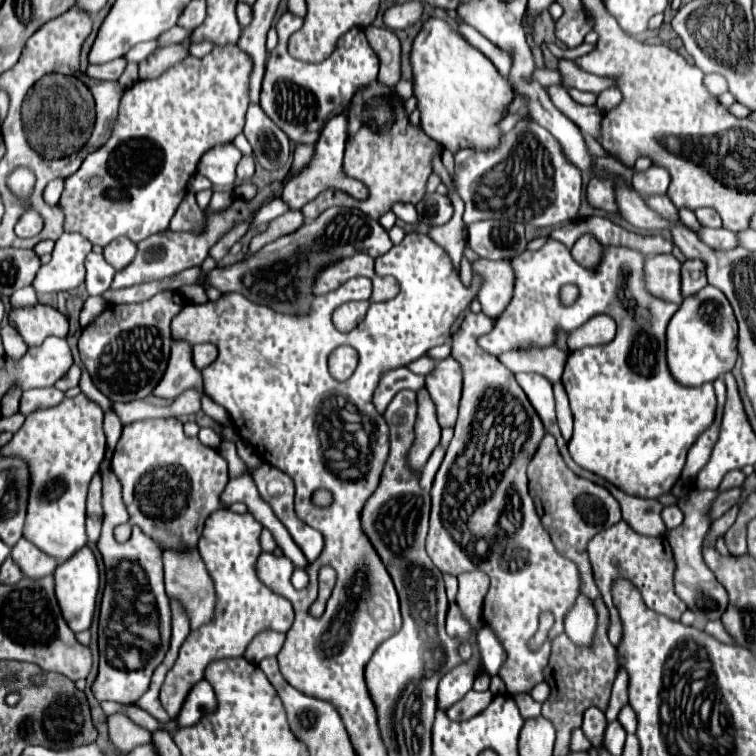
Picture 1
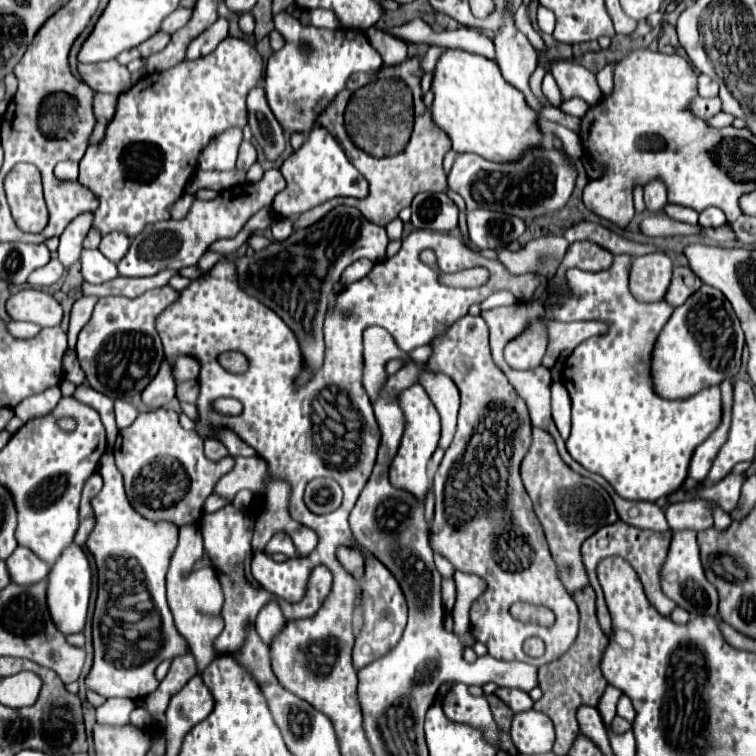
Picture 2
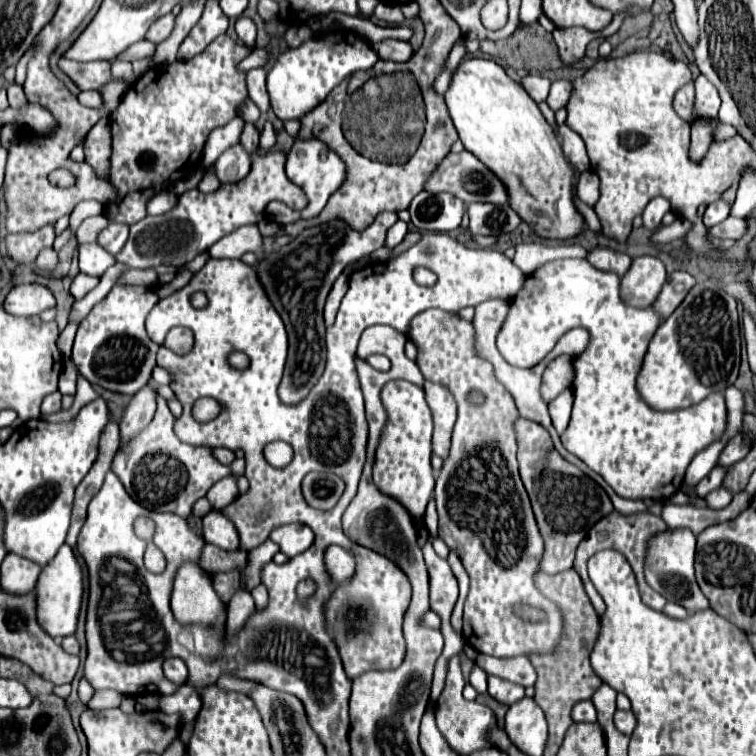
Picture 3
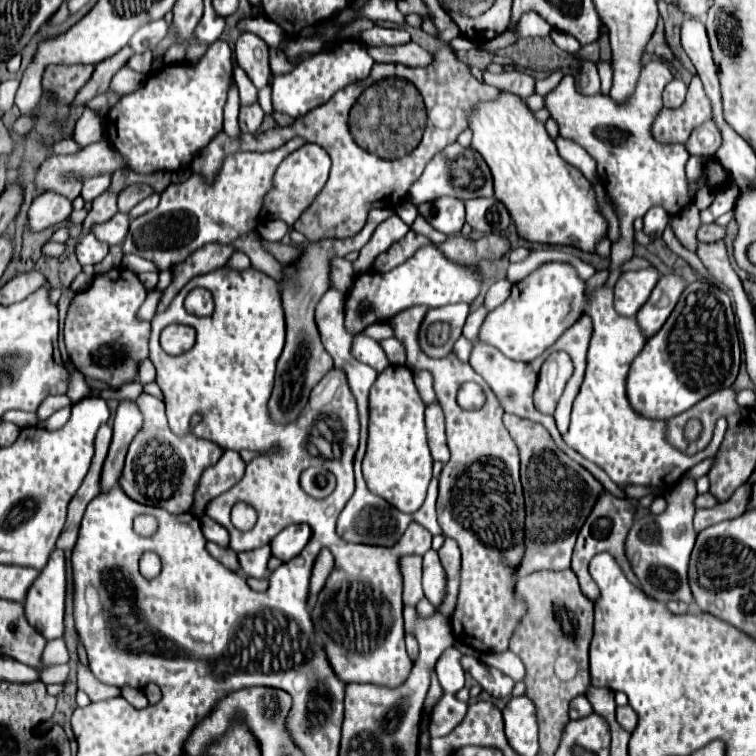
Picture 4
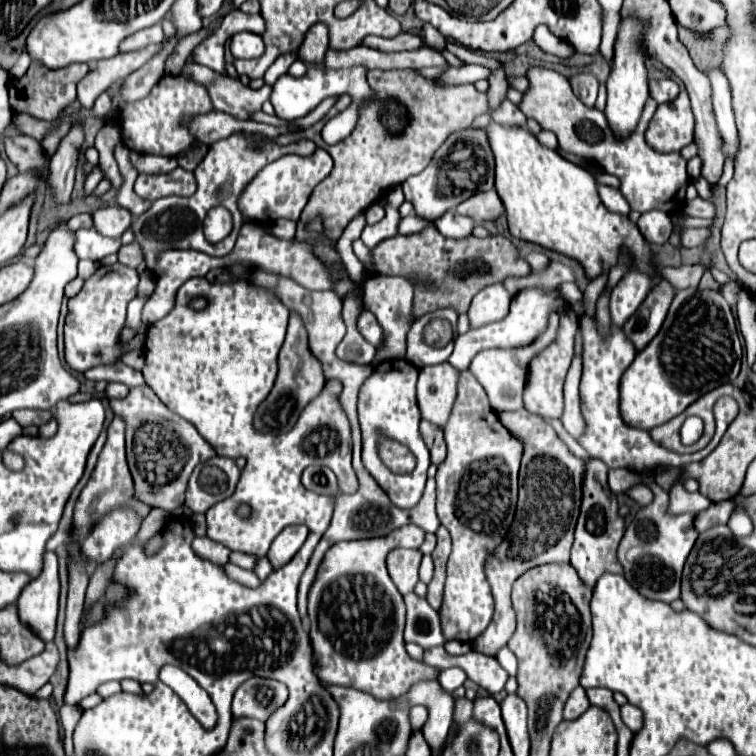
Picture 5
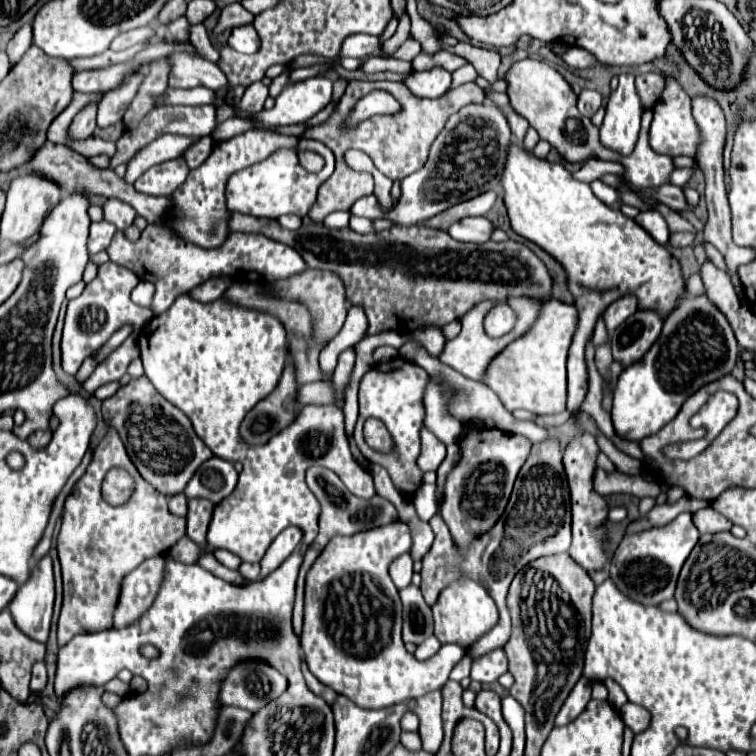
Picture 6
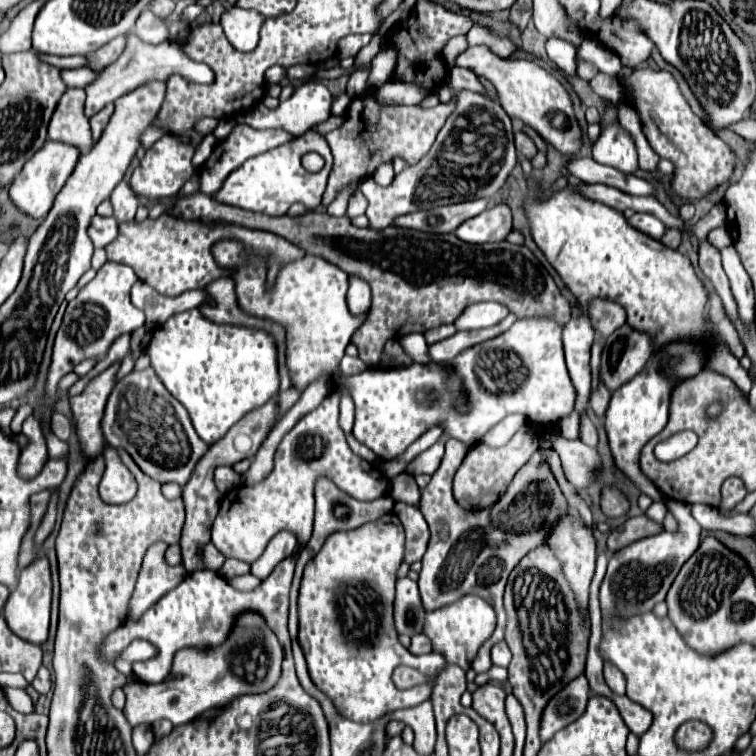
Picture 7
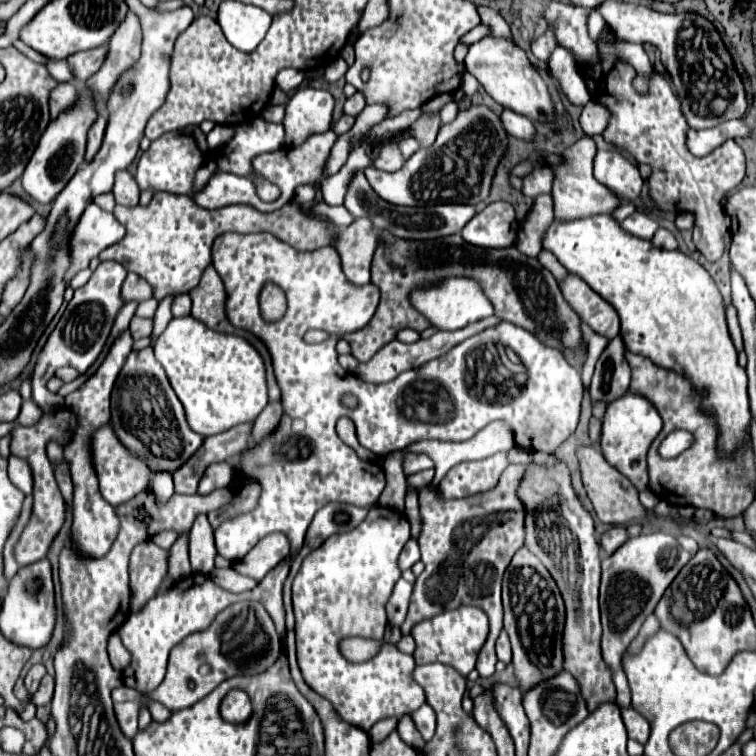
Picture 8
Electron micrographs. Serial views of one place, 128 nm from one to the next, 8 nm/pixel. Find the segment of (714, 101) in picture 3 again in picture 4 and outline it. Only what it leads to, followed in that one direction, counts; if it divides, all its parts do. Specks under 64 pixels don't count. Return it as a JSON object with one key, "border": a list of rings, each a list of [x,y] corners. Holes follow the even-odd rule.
{"border":[[[698,76],[692,78],[688,86],[688,94],[682,106],[678,108],[662,108],[658,118],[652,124],[652,136],[662,144],[672,142],[688,142],[690,132],[710,120],[710,102],[706,102],[706,94],[702,90],[702,82]]]}

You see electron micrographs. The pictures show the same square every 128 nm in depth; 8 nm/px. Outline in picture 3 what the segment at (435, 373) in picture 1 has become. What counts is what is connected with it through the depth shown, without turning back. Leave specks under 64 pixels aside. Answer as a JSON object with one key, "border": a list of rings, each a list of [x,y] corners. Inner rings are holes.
{"border":[[[426,382],[424,392],[432,412],[432,422],[434,422],[432,452],[440,458],[446,458],[450,452],[452,428],[456,422],[456,402],[454,398],[450,398],[450,394],[442,386],[436,386],[434,382]]]}

